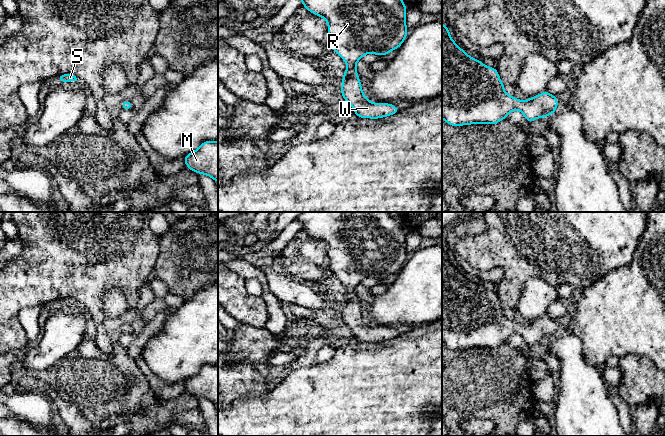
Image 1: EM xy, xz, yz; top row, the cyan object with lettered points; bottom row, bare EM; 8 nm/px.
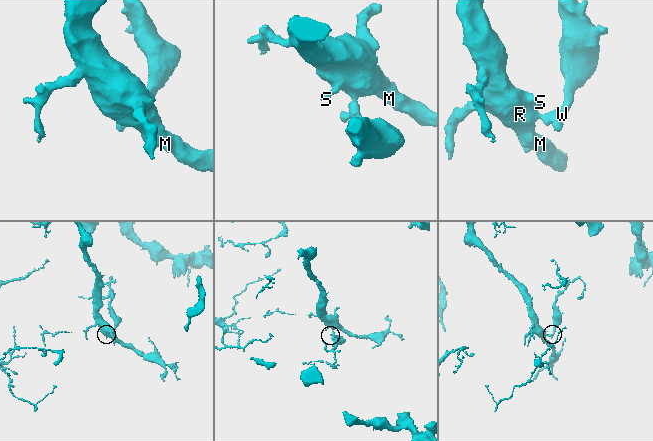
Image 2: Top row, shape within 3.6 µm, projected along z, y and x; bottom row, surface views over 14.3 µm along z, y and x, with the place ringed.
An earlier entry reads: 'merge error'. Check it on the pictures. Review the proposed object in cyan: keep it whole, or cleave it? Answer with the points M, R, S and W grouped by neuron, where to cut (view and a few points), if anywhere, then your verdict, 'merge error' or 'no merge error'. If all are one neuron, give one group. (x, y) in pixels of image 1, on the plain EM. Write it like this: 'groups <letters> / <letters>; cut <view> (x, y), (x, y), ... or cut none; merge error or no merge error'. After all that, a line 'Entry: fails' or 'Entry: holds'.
groups M R S W; cut none; no merge error
Entry: fails

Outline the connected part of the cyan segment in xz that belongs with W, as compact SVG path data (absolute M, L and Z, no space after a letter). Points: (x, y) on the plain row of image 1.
M302 212L297 220L309 236L323 241L328 246L329 267L347 287L343 298L341 318L350 327L355 340L378 343L395 339L398 331L389 327L371 327L361 316L355 288L367 277L386 280L398 273L407 262L406 235L401 220L393 218L388 212Z

